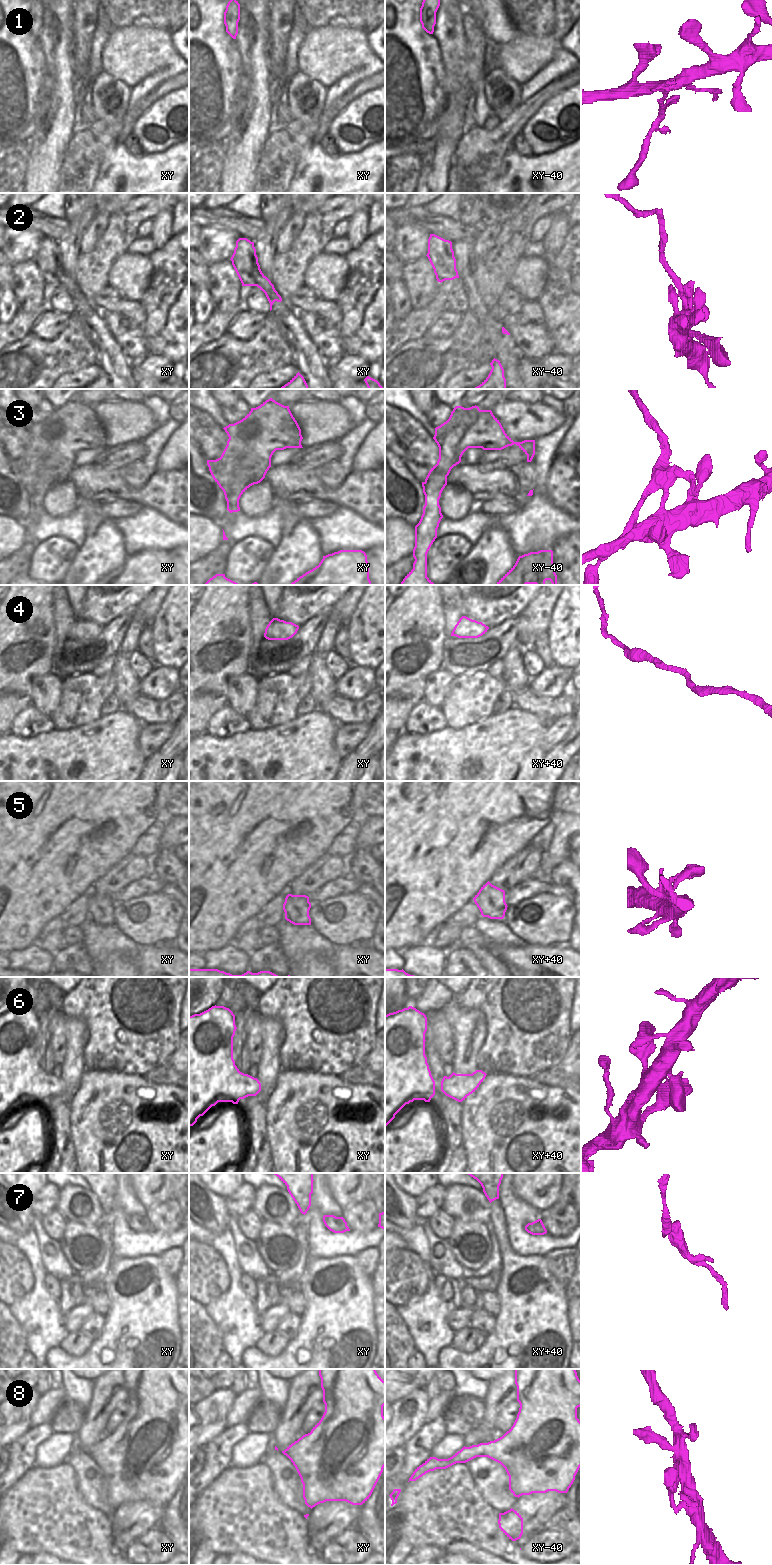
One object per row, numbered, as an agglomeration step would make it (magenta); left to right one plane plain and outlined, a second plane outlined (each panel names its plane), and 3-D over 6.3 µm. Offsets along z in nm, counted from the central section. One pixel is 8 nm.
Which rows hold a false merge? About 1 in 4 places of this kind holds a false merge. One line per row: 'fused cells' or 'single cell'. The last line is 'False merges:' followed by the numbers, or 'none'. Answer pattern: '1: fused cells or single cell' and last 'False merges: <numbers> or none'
1: fused cells
2: fused cells
3: fused cells
4: single cell
5: single cell
6: single cell
7: single cell
8: single cell
False merges: 1, 2, 3

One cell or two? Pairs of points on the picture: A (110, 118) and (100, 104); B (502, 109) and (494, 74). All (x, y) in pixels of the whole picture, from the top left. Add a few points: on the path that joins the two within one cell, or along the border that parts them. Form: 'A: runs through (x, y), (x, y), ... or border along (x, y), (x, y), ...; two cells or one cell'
A: runs through (109, 115), (103, 107); one cell
B: runs through (502, 100), (502, 94), (496, 83); one cell

